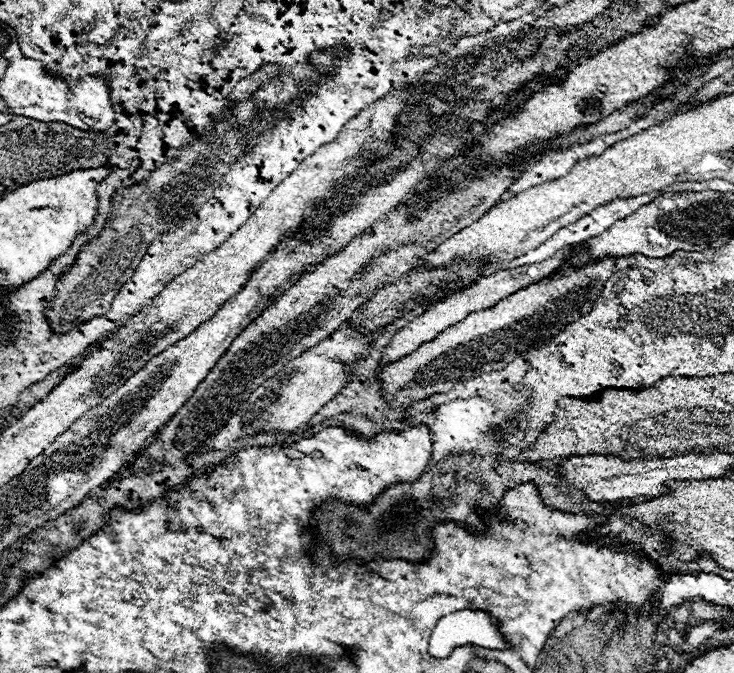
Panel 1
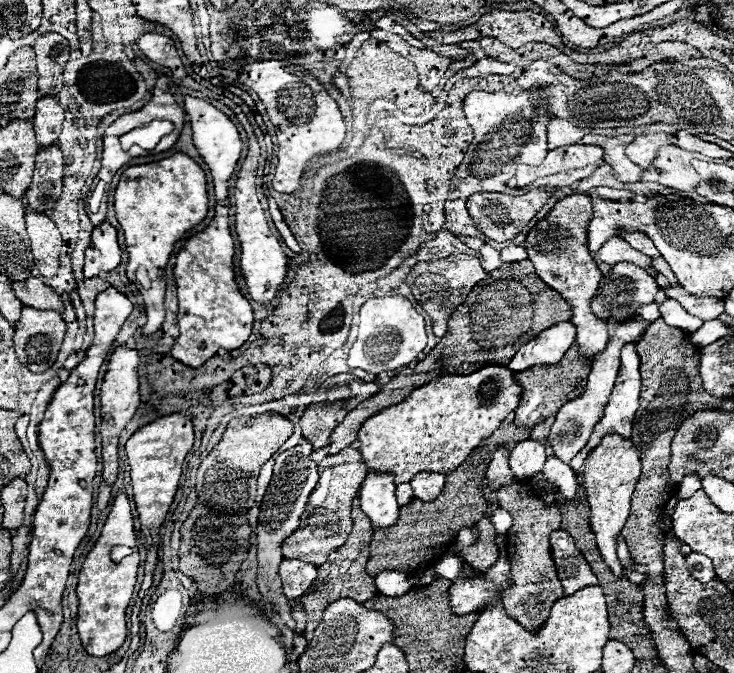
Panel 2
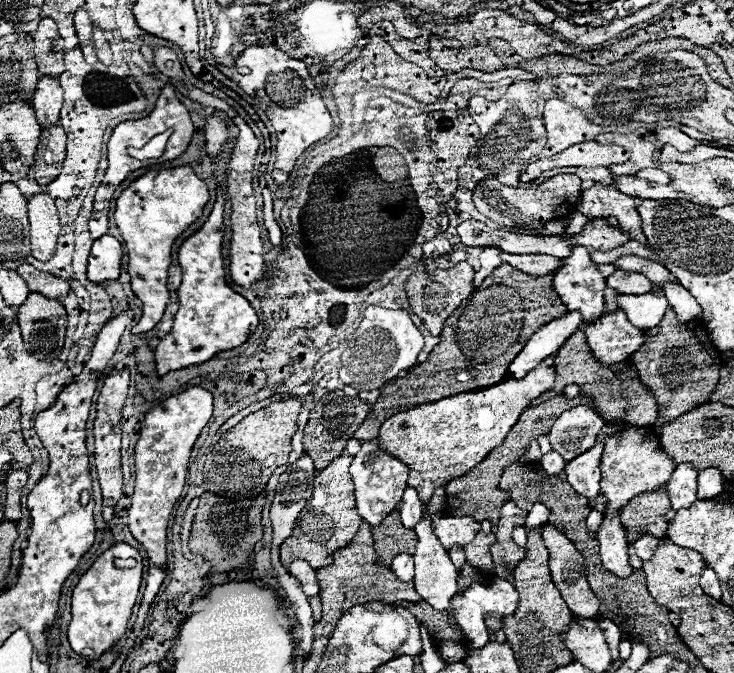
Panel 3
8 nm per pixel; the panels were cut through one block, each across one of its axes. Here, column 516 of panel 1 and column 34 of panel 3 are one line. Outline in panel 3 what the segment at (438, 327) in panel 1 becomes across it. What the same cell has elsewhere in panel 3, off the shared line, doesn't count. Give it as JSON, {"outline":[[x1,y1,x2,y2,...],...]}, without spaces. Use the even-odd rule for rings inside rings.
{"outline":[[22,264,18,266,16,270,28,284,28,288,32,292,40,292,42,296,46,298,52,298,52,300,60,300,62,296,68,294,70,290,70,284,58,276,52,276,48,272,42,272,42,270,36,270,34,266,30,264]]}

